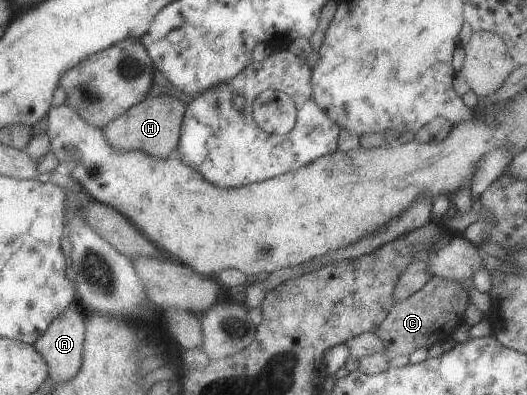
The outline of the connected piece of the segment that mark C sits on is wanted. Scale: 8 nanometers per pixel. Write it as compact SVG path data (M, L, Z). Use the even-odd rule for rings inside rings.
M432 275L424 288L396 302L388 318L377 328L376 333L385 342L390 354L410 356L416 350L430 347L434 342L440 342L442 338L446 339L446 336L450 336L442 332L452 330L458 324L460 318L456 316L464 312L466 304L468 304L468 294L459 281ZM434 330L440 334L434 334Z

